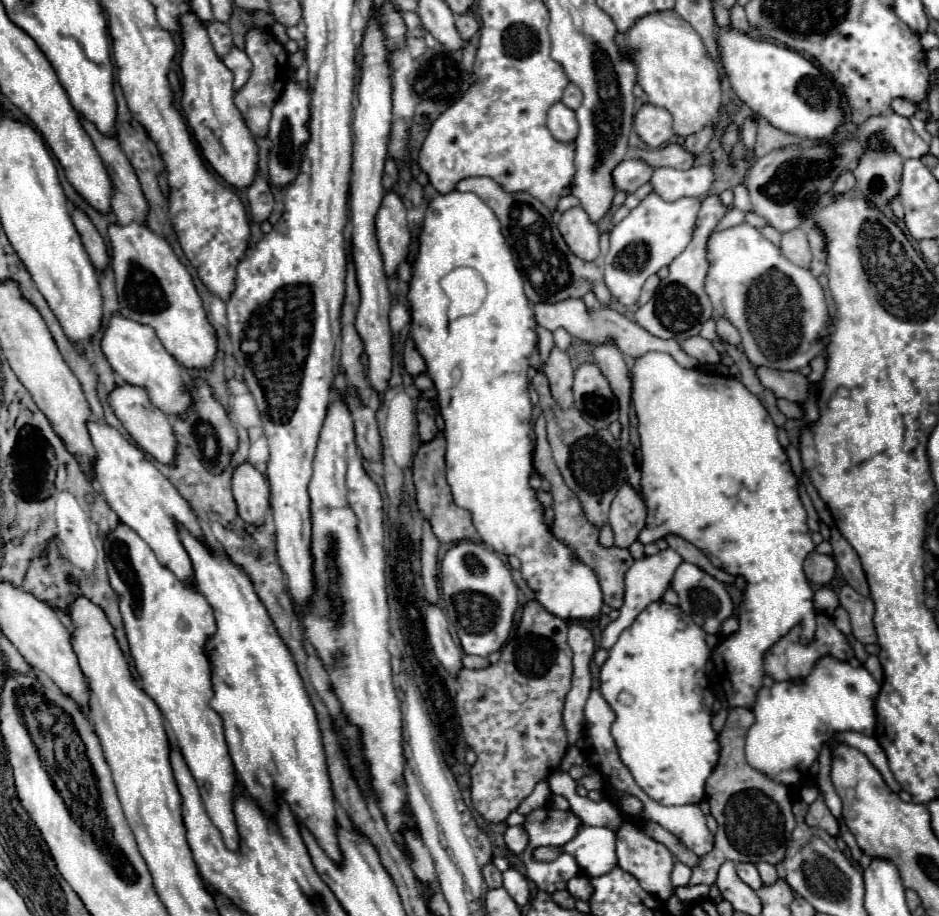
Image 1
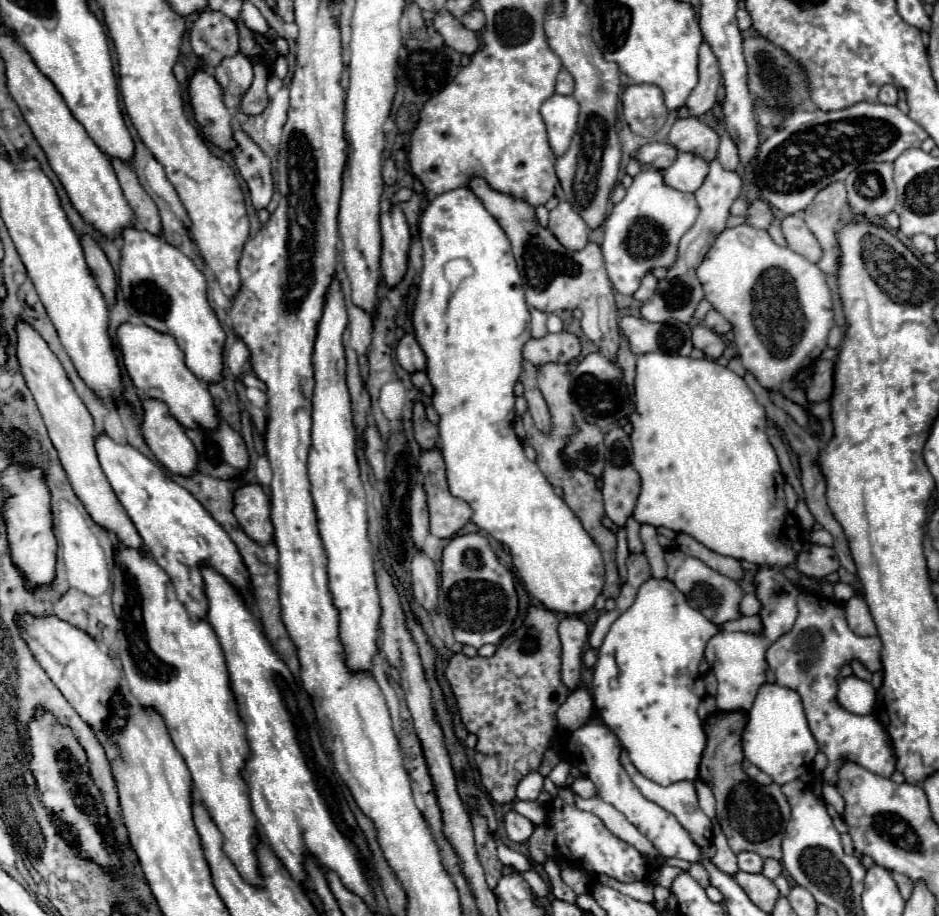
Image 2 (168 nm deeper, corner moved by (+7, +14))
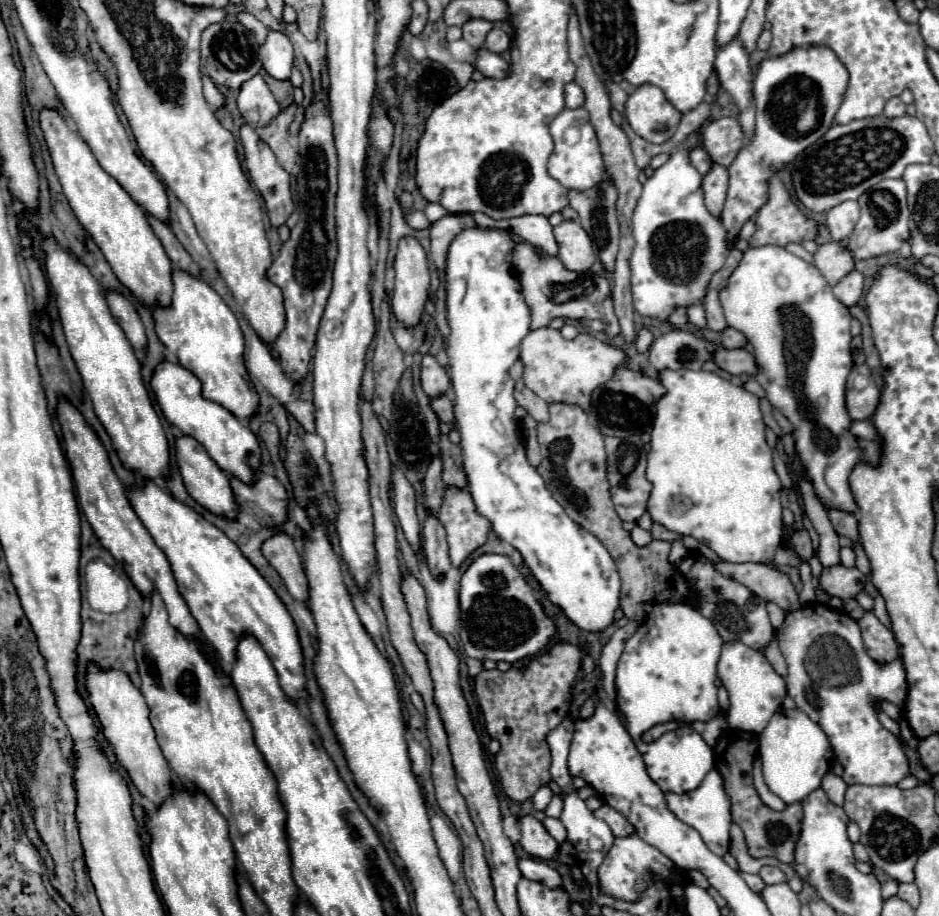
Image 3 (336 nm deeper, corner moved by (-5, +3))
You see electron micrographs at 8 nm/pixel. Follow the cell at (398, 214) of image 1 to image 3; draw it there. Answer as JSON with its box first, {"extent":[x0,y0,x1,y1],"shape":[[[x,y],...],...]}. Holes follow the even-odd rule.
{"extent":[391,237,429,327],"shape":[[[403,237],[395,255],[395,291],[391,299],[393,313],[407,327],[415,327],[429,295],[427,255],[415,237]]]}

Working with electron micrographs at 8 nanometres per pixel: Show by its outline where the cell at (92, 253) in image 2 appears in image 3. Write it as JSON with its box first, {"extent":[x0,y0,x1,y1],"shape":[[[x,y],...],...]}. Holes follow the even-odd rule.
{"extent":[105,289,147,349],"shape":[[[109,289],[105,295],[107,295],[107,305],[109,305],[113,317],[117,319],[117,323],[125,331],[131,345],[135,349],[145,349],[145,343],[147,343],[145,329],[143,329],[143,323],[141,323],[139,315],[137,315],[133,303],[123,293],[113,291],[113,289]]]}

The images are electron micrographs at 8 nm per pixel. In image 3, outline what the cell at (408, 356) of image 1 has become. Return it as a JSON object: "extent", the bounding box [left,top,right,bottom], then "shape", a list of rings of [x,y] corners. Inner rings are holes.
{"extent":[421,355,449,397],"shape":[[[425,355],[421,361],[421,387],[429,397],[439,397],[449,391],[447,371],[433,355]]]}

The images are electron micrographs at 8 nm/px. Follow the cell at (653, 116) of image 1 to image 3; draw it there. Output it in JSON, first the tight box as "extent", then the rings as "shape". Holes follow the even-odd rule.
{"extent":[625,85,681,145],"shape":[[[641,85],[629,95],[625,117],[639,137],[657,145],[671,139],[681,121],[681,113],[655,85]]]}

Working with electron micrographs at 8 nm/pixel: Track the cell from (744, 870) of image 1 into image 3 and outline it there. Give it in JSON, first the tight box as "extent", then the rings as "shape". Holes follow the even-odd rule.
{"extent":[759,865,785,885],"shape":[[[765,865],[765,867],[761,867],[759,877],[761,877],[767,885],[783,883],[783,881],[785,881],[785,875],[781,873],[781,869],[779,869],[779,867],[773,867],[773,865]]]}

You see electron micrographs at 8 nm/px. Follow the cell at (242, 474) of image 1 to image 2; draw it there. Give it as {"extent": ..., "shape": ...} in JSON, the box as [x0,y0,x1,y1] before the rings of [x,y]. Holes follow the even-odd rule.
{"extent":[235,486,273,546],"shape":[[[243,486],[235,494],[235,518],[245,534],[261,546],[273,542],[273,524],[269,518],[269,502],[261,486]]]}

